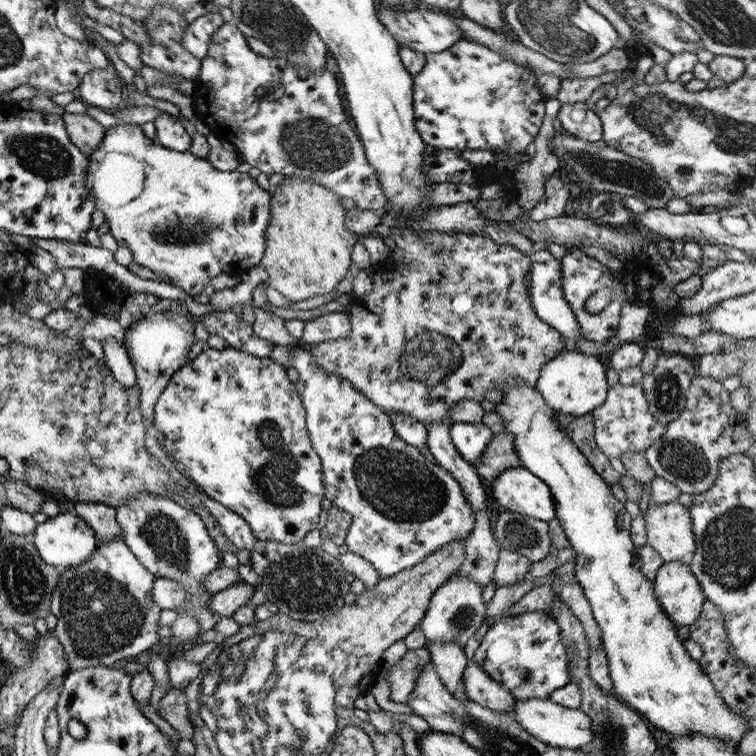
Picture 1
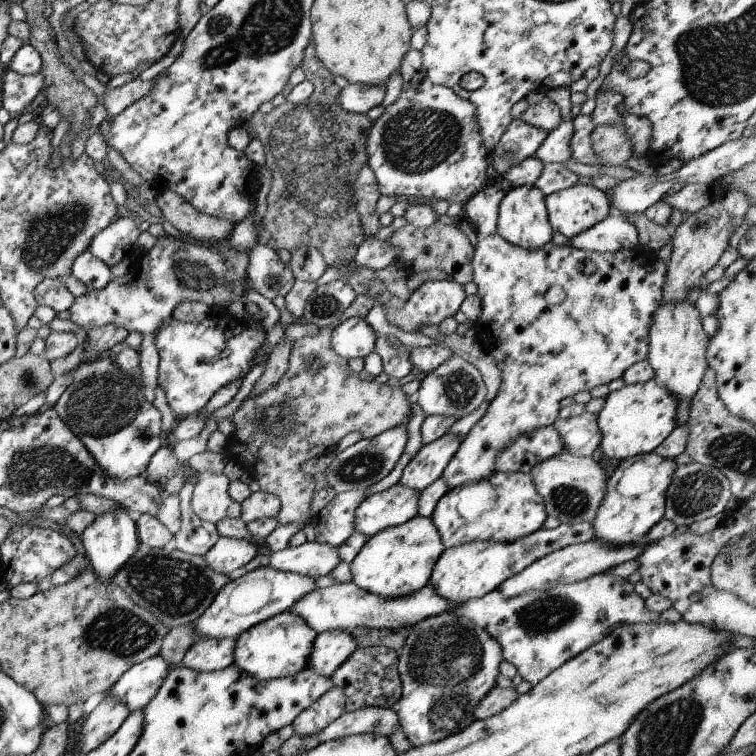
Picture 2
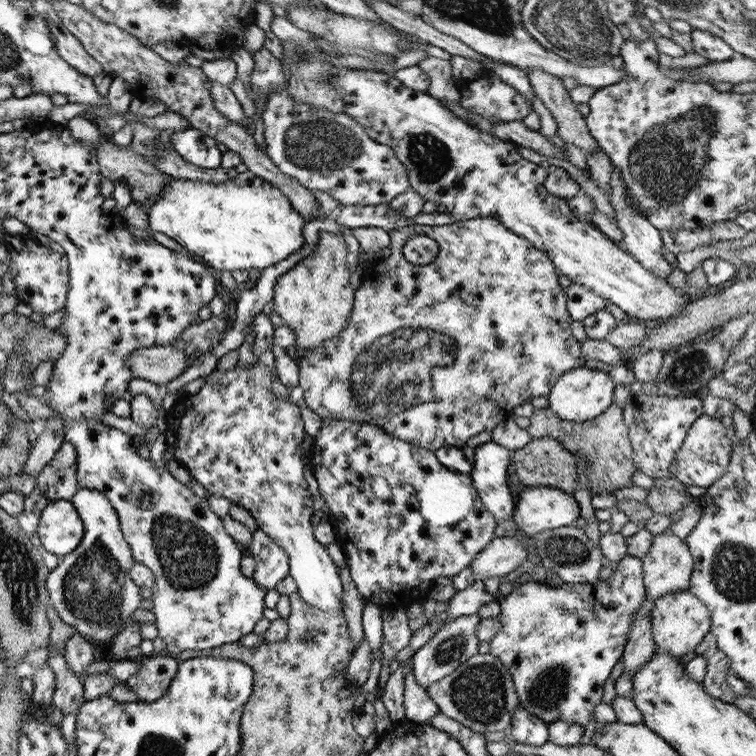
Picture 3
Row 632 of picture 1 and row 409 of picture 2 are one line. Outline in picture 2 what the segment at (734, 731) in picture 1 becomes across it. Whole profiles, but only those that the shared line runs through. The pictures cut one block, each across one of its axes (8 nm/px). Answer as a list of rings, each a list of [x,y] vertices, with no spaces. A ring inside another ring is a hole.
[[[652,378],[644,383],[624,384],[618,390],[608,392],[601,410],[596,414],[601,440],[599,448],[607,458],[623,460],[648,453],[657,448],[675,425],[676,398]]]

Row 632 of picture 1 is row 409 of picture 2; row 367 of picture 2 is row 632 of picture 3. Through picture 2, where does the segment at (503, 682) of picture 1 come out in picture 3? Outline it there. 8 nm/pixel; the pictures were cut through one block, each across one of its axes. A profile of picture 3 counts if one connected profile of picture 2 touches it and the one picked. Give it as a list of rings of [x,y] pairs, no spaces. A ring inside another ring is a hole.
[[[626,554],[616,566],[609,581],[596,581],[595,584],[570,585],[562,582],[552,587],[520,579],[512,591],[498,601],[500,613],[497,618],[501,627],[489,639],[488,653],[507,665],[519,706],[545,724],[559,718],[584,730],[595,705],[601,702],[605,680],[617,660],[621,659],[633,618],[643,606],[645,591],[641,559]]]

